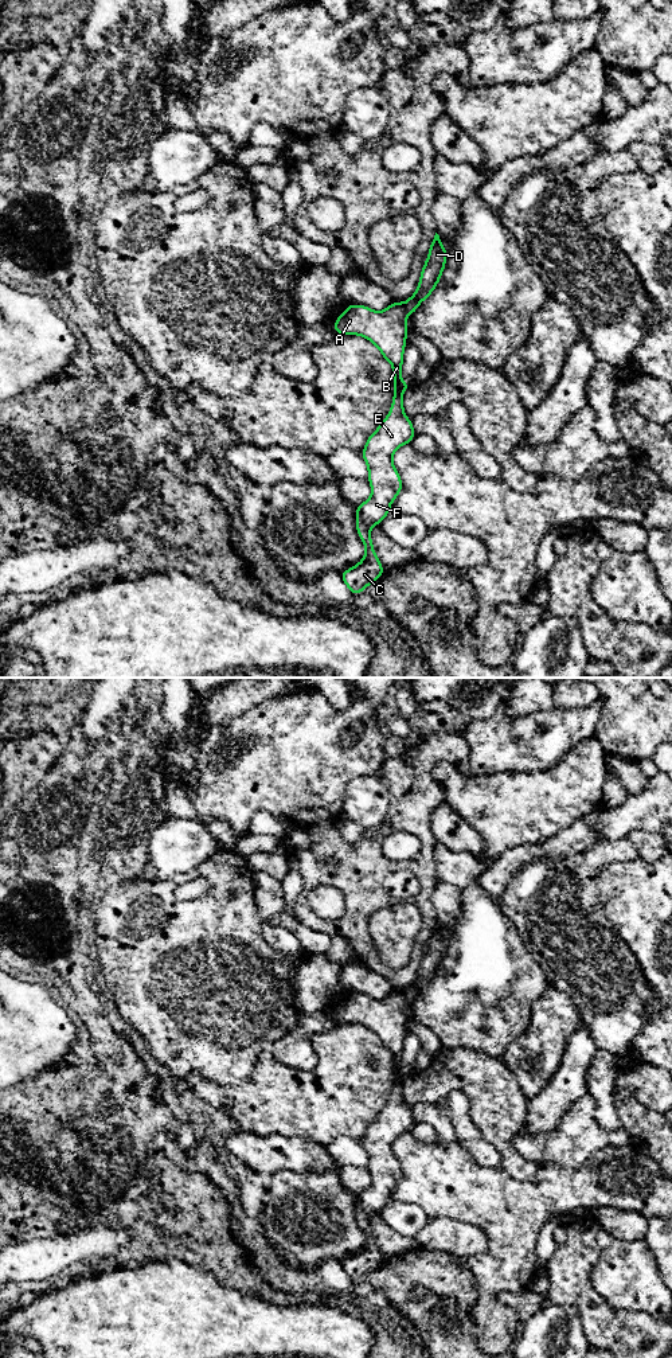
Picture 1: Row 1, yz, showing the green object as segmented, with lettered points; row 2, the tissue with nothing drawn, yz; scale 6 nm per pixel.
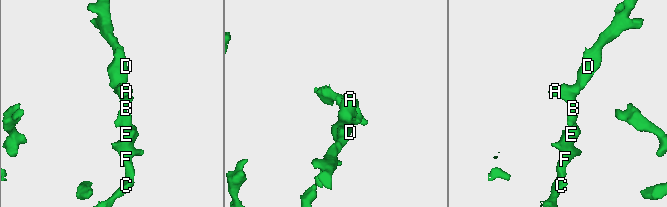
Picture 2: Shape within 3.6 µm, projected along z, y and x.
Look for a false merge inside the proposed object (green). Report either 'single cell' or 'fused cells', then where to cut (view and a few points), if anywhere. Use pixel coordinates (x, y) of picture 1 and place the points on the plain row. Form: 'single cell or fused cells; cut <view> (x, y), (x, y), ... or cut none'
fused cells; cut yz (394, 1080), (401, 1083)

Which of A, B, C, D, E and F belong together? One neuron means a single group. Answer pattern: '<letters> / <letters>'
A B D / C E F

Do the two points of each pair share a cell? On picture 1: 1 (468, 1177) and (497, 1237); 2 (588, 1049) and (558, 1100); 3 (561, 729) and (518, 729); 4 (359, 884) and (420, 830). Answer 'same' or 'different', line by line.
1: same
2: same
3: same
4: same

